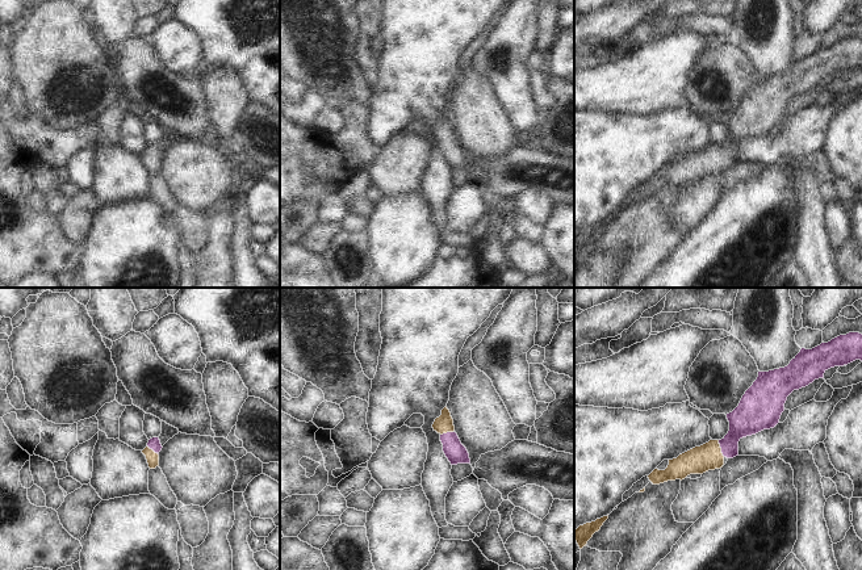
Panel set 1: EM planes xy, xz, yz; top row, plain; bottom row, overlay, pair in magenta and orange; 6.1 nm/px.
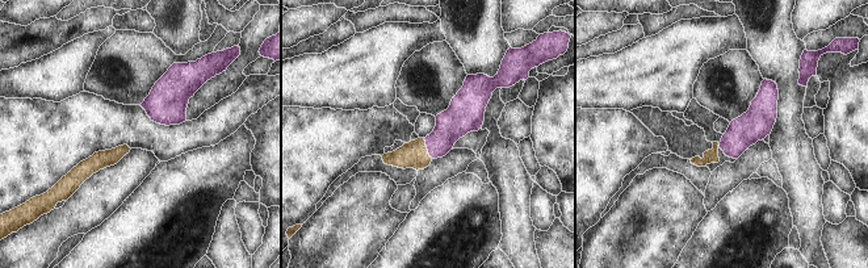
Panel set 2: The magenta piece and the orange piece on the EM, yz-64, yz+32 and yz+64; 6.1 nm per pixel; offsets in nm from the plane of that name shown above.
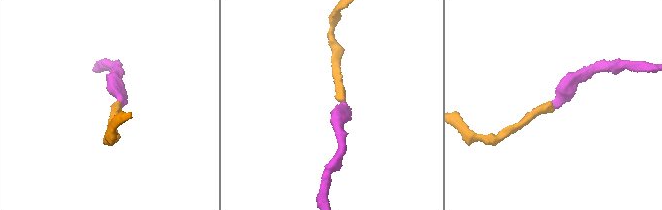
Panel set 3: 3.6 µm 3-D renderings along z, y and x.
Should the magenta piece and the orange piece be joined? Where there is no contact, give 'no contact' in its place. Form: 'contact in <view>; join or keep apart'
contact in yz; join

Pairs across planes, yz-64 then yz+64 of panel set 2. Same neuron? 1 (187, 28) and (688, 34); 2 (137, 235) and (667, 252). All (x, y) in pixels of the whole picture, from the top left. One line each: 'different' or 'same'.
1: different
2: different

